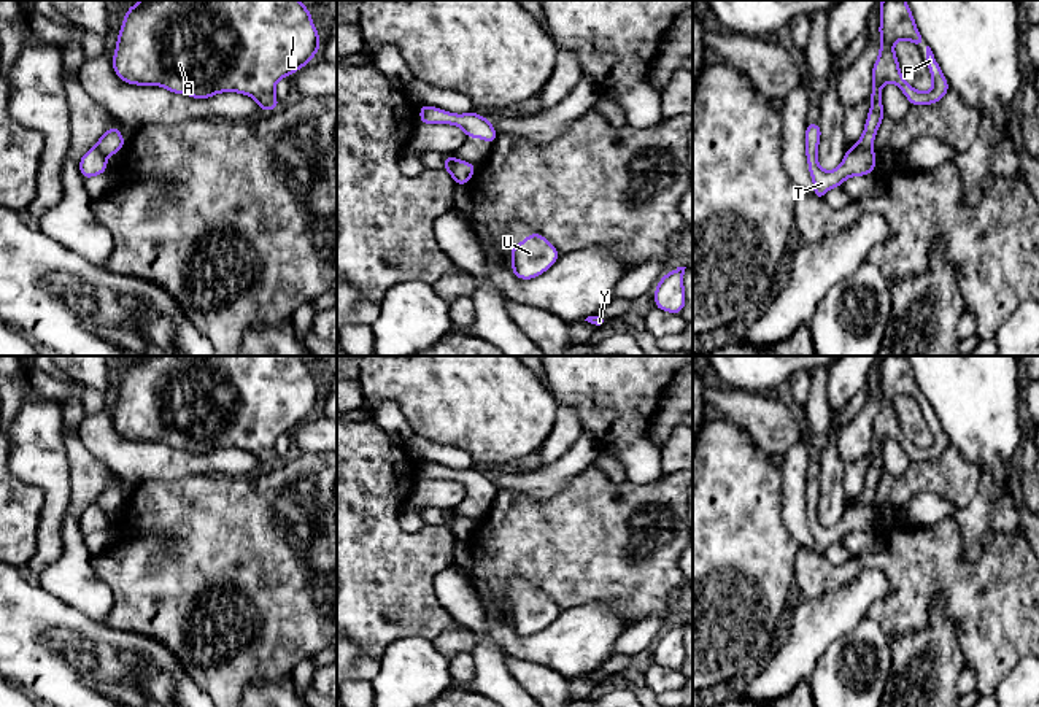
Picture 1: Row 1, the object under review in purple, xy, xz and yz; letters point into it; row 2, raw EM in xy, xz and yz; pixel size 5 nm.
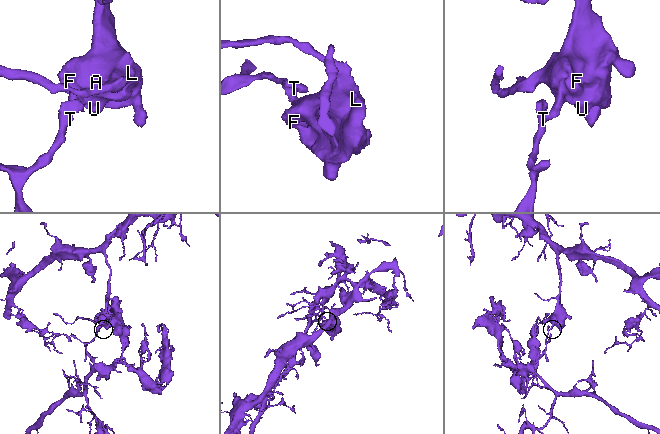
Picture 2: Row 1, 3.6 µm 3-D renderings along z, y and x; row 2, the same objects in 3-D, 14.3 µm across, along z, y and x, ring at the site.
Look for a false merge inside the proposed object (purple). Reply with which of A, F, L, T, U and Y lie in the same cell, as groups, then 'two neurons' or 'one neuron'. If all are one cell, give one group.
A F L U Y / T | two neurons

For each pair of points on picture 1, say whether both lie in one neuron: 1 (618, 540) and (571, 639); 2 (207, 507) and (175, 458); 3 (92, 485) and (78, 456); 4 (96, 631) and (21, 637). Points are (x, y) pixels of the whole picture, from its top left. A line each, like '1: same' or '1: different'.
1: different
2: different
3: same
4: same

